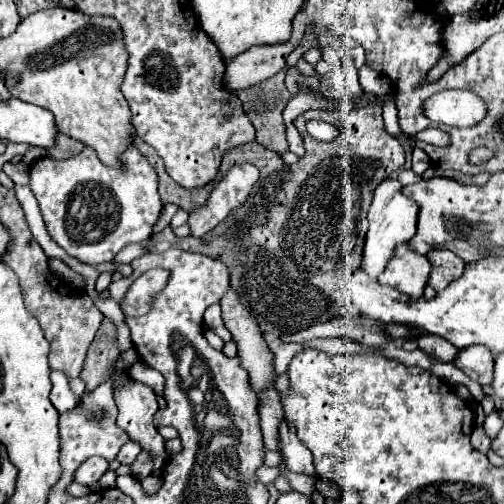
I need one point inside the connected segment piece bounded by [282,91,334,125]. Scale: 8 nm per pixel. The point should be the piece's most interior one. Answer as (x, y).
(305, 100)

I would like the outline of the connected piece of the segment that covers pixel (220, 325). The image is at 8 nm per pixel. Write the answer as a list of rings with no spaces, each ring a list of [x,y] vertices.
[[[219,303],[211,305],[204,313],[204,323],[223,339],[225,343],[232,339],[231,333],[224,325]]]

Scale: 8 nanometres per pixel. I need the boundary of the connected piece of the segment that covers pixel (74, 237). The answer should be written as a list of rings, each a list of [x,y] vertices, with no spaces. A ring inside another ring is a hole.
[[[134,145],[120,155],[120,167],[104,165],[94,149],[84,147],[82,153],[64,161],[40,157],[40,161],[28,165],[28,173],[28,185],[38,201],[50,237],[68,255],[84,263],[112,261],[128,243],[148,239],[162,211],[158,175]]]

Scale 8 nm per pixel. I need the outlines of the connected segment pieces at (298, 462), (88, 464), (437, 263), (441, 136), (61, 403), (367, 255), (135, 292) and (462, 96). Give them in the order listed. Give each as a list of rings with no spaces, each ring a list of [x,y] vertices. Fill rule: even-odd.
[[[286,419],[280,423],[280,447],[282,447],[284,459],[286,459],[286,465],[290,471],[318,477],[314,463],[310,459],[310,451],[298,441],[294,425],[290,425]]]
[[[90,457],[88,461],[84,461],[84,465],[80,465],[80,469],[76,469],[74,481],[92,487],[106,469],[108,469],[108,461],[104,461],[102,457]]]
[[[434,249],[432,253],[426,253],[426,257],[432,263],[428,285],[436,291],[442,291],[450,281],[458,279],[464,271],[464,261],[460,261],[460,257],[452,251]]]
[[[428,128],[417,133],[415,140],[421,140],[437,147],[445,147],[449,145],[450,138],[449,135],[438,128]]]
[[[50,373],[52,379],[52,393],[50,401],[58,409],[58,413],[66,413],[78,405],[78,397],[68,389],[68,377],[64,373]]]
[[[384,179],[374,191],[374,199],[372,199],[372,205],[368,211],[370,229],[366,233],[364,255],[362,255],[362,269],[372,279],[376,279],[384,271],[384,267],[392,259],[392,253],[396,251],[396,245],[406,243],[416,233],[418,205],[414,201],[410,201],[408,197],[404,197],[400,187],[402,185],[396,179]]]
[[[150,271],[150,273],[144,273],[142,277],[138,277],[126,297],[120,301],[120,309],[124,311],[126,317],[136,317],[136,315],[144,315],[146,309],[150,307],[150,299],[152,299],[152,293],[158,293],[168,281],[168,273],[164,271]]]
[[[446,89],[424,103],[424,115],[450,127],[468,127],[486,115],[486,105],[478,95],[458,89]]]

